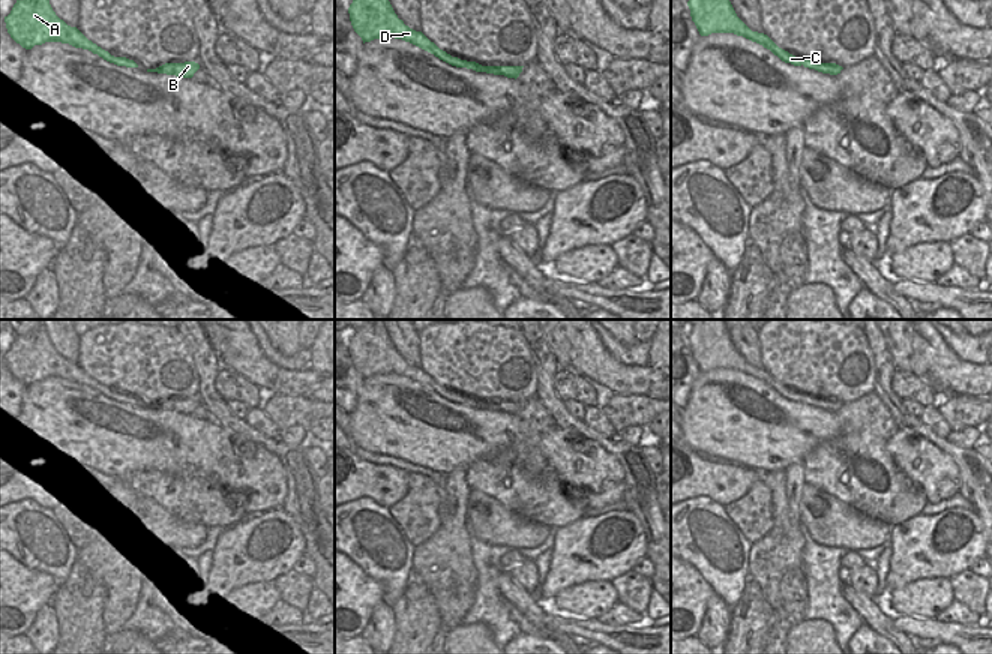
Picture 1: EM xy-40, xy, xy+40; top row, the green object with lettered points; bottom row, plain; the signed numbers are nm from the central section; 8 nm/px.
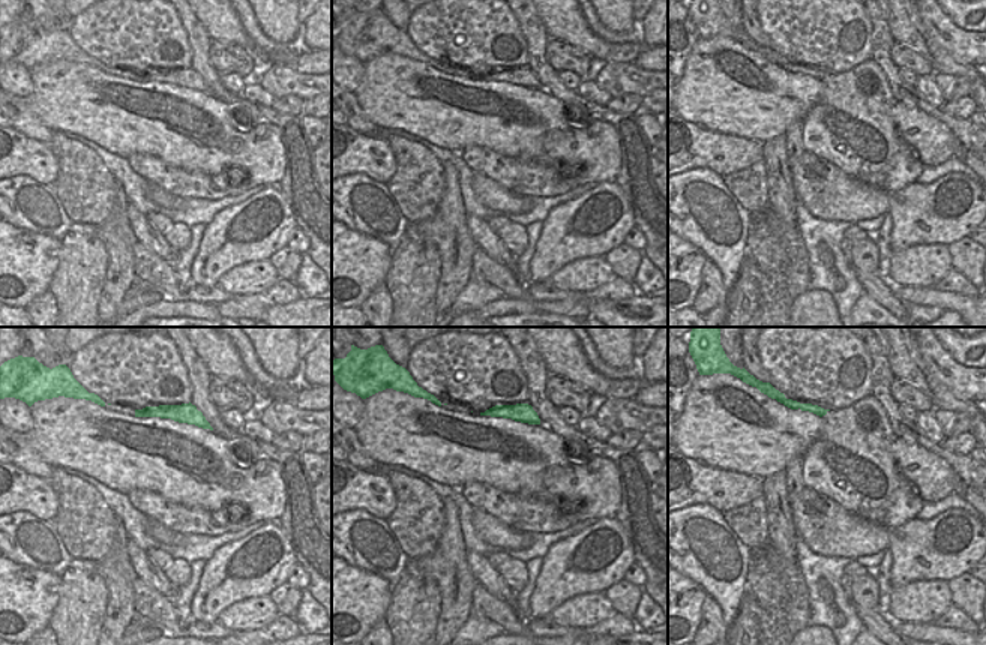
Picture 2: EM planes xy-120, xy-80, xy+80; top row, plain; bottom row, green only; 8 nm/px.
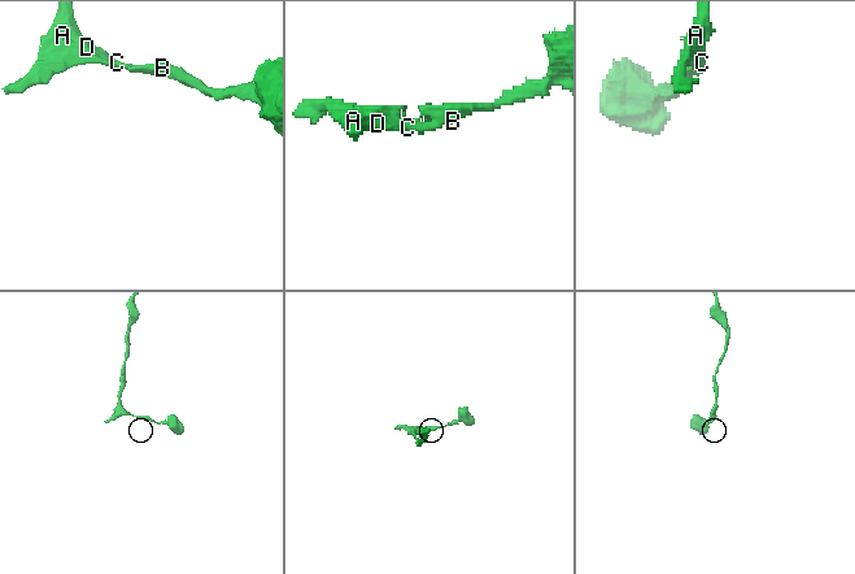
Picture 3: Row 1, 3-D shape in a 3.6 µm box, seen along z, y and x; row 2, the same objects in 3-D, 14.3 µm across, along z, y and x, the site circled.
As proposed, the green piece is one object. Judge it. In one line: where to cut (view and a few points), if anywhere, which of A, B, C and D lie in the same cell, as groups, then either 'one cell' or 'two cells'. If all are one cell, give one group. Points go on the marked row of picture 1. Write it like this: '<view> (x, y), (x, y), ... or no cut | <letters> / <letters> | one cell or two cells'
no cut | A B C D | one cell

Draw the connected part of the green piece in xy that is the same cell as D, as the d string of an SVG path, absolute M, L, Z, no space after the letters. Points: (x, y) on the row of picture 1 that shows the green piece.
M353 0L348 8L350 21L354 32L362 38L363 44L374 39L395 38L410 42L440 60L456 66L467 68L476 72L504 75L518 78L524 66L482 66L476 62L452 57L431 42L422 32L416 32L398 18L389 0Z

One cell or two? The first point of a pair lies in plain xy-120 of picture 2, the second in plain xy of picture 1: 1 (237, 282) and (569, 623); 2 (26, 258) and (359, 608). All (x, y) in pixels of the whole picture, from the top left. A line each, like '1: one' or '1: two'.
1: two
2: one

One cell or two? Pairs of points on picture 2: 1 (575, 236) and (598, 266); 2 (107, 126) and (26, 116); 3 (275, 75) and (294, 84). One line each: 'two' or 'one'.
1: two
2: two
3: one

